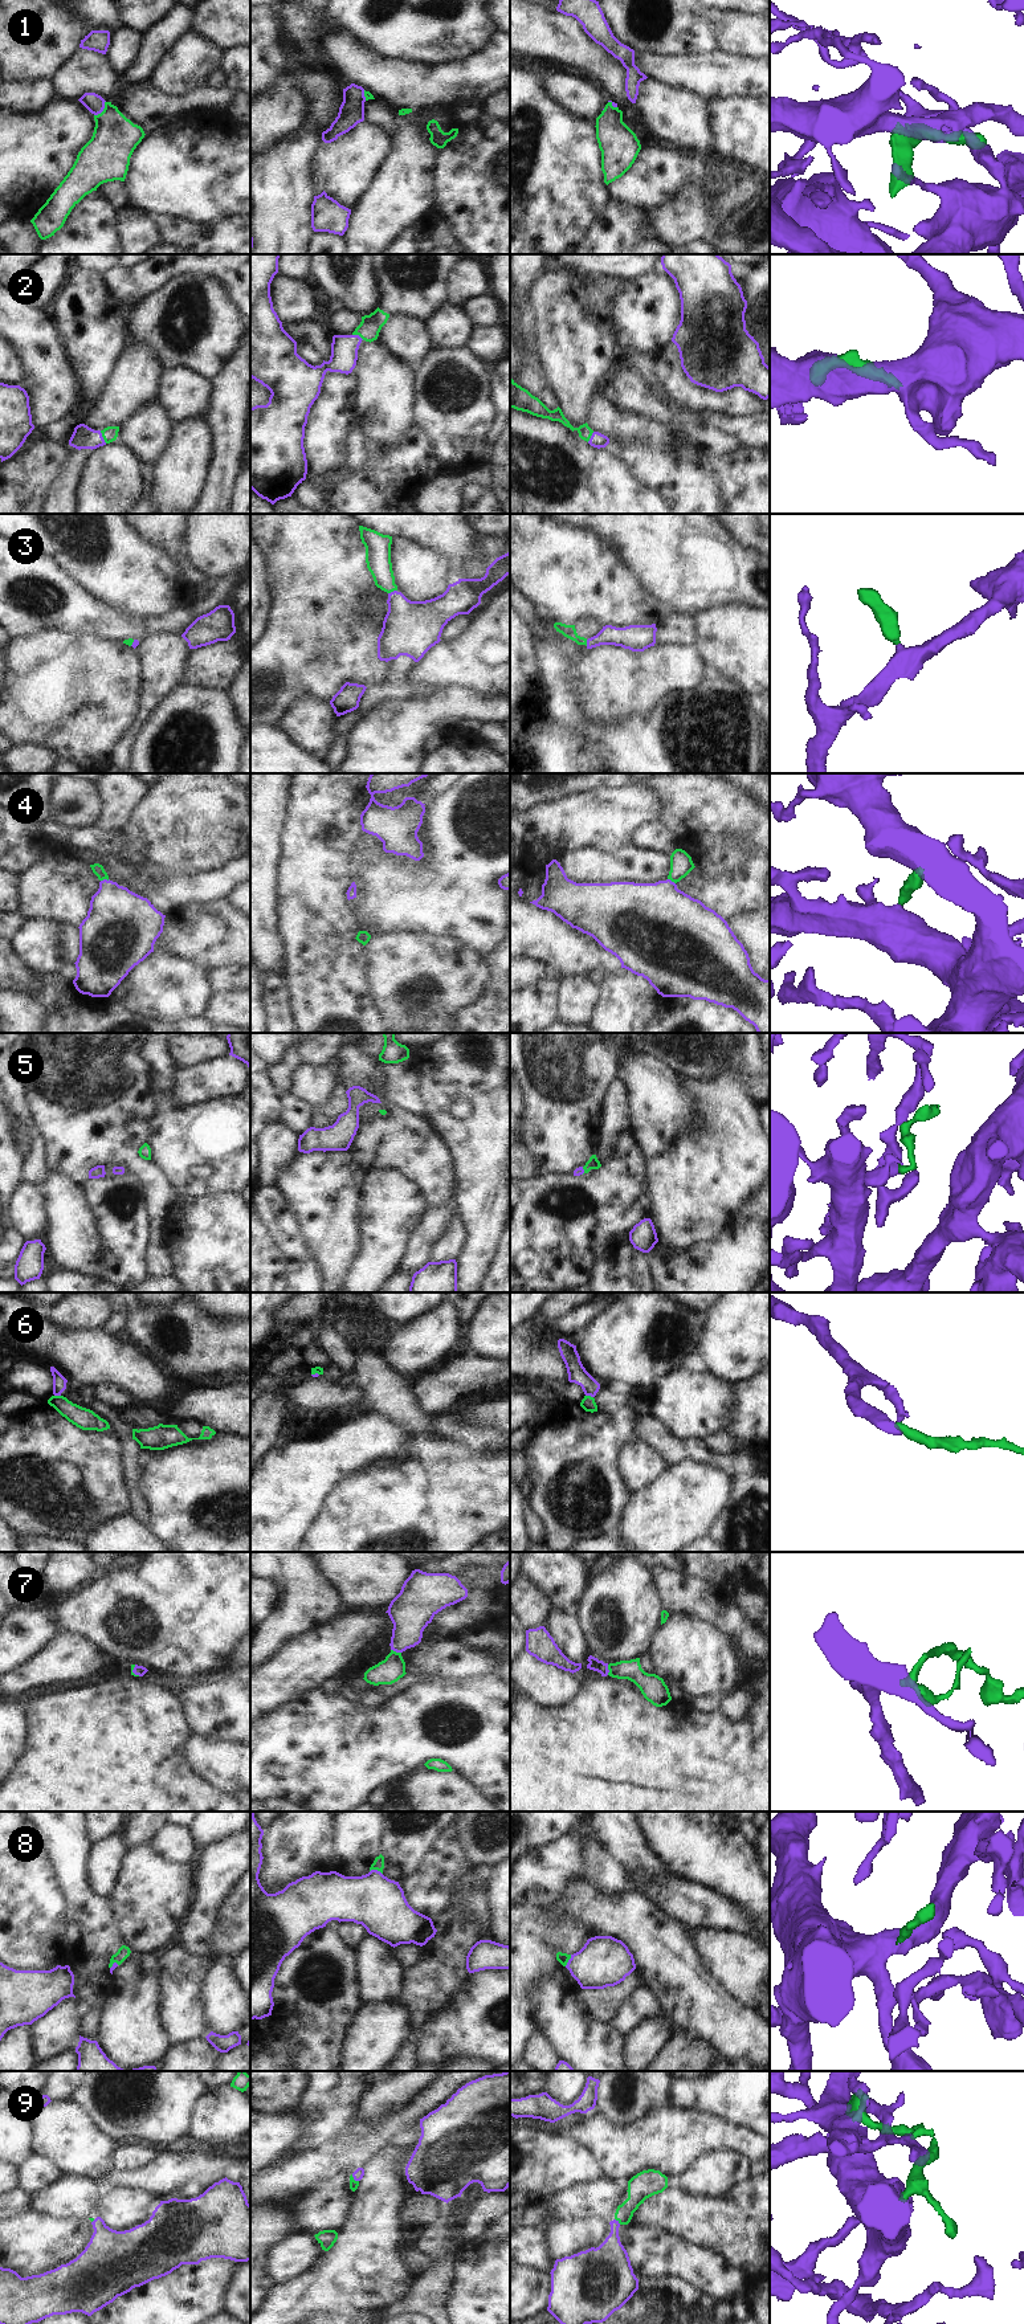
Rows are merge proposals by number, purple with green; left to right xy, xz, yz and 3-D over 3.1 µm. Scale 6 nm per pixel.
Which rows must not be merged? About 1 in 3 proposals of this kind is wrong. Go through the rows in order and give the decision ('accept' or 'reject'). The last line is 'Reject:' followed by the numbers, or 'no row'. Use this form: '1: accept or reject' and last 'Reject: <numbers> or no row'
1: accept
2: accept
3: accept
4: accept
5: accept
6: reject
7: accept
8: accept
9: accept
Reject: 6

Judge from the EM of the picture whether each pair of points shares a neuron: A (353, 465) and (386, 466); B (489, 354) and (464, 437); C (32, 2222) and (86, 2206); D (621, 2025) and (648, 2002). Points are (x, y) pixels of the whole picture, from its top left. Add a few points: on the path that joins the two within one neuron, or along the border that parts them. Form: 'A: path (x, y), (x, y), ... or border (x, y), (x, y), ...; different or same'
A: border (367, 457), (358, 470), (345, 474); different
B: border (465, 346), (490, 366); different
C: border (32, 2209), (61, 2218), (84, 2220); different
D: path (628, 2018), (641, 2005); same

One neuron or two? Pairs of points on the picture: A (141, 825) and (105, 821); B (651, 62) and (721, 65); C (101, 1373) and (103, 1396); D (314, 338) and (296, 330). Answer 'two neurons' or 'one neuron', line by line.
A: two neurons
B: one neuron
C: two neurons
D: one neuron

